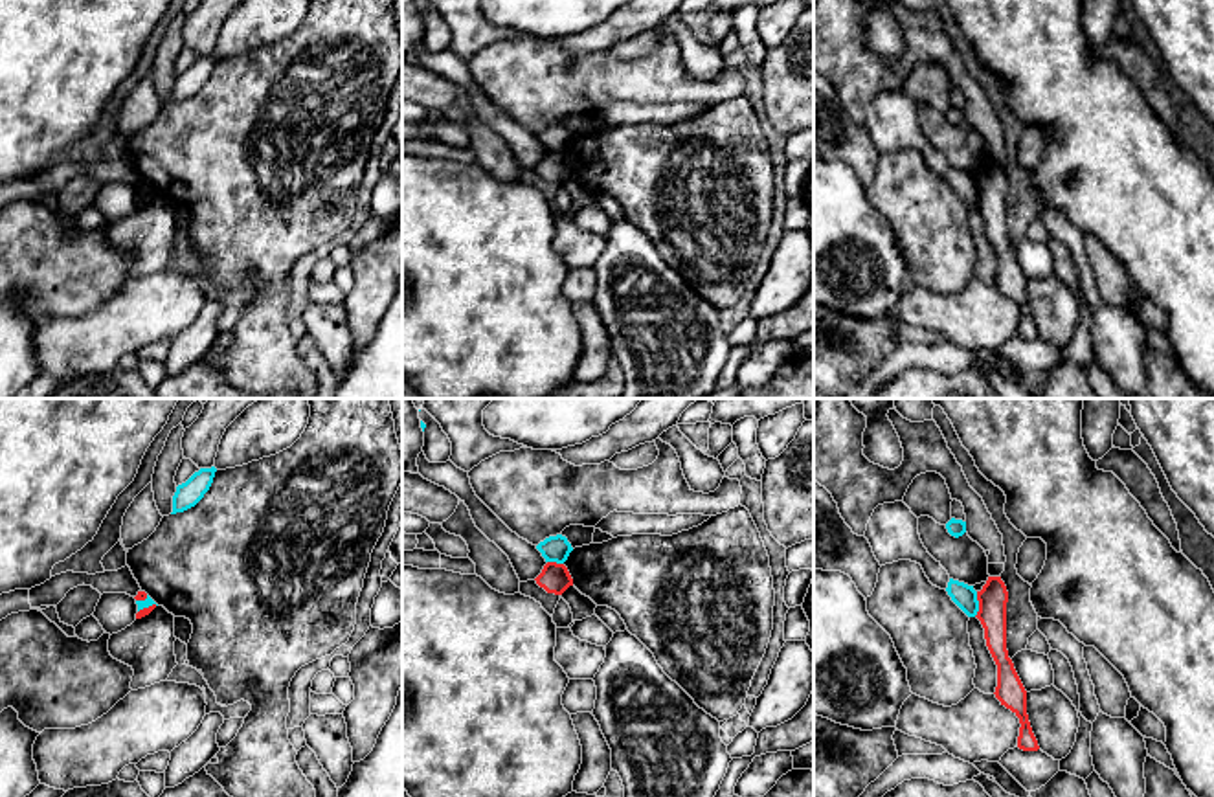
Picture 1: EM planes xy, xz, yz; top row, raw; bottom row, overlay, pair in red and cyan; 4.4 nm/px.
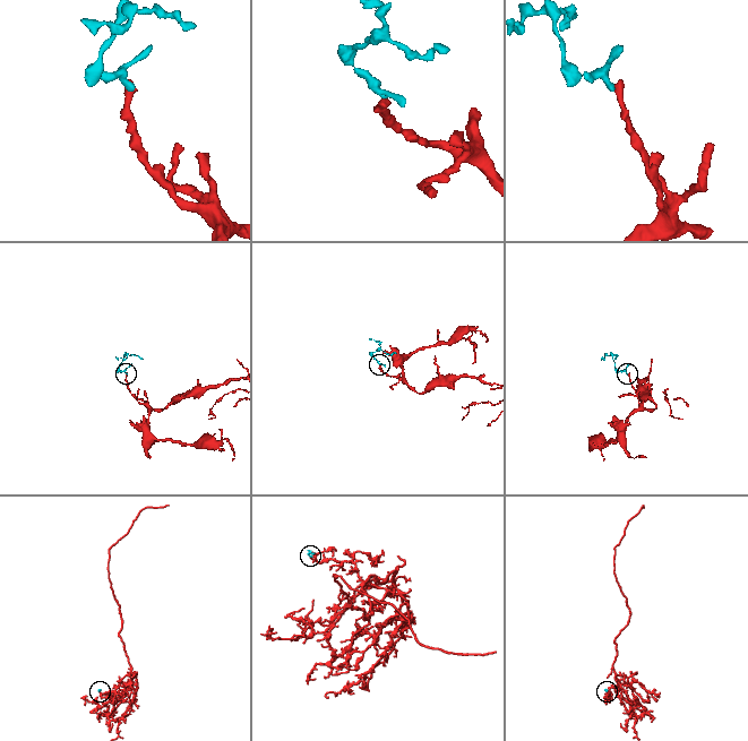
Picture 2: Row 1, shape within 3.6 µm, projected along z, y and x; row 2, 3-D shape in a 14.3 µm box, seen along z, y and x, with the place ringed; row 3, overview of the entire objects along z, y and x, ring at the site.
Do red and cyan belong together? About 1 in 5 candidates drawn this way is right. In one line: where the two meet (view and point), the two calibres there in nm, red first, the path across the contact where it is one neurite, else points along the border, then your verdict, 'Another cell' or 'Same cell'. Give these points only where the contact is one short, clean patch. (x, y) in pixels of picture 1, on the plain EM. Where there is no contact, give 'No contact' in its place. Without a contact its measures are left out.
Touches red at yz (979, 193). Thickness 130 nm (red) against 100 nm. Boundary: yz (977, 180), (977, 201), (974, 204). Another cell

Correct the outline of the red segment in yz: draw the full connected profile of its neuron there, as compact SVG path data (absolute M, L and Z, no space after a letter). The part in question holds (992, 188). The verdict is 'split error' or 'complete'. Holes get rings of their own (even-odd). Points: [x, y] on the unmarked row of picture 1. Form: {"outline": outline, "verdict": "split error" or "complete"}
{"outline": "M988 165L981 180L977 180L977 208L984 217L986 235L997 253L995 286L1019 307L1017 336L1023 340L1038 340L1038 329L1032 321L1027 303L1027 279L1014 257L1006 239L1006 191L1008 180L1001 165Z", "verdict": "complete"}

